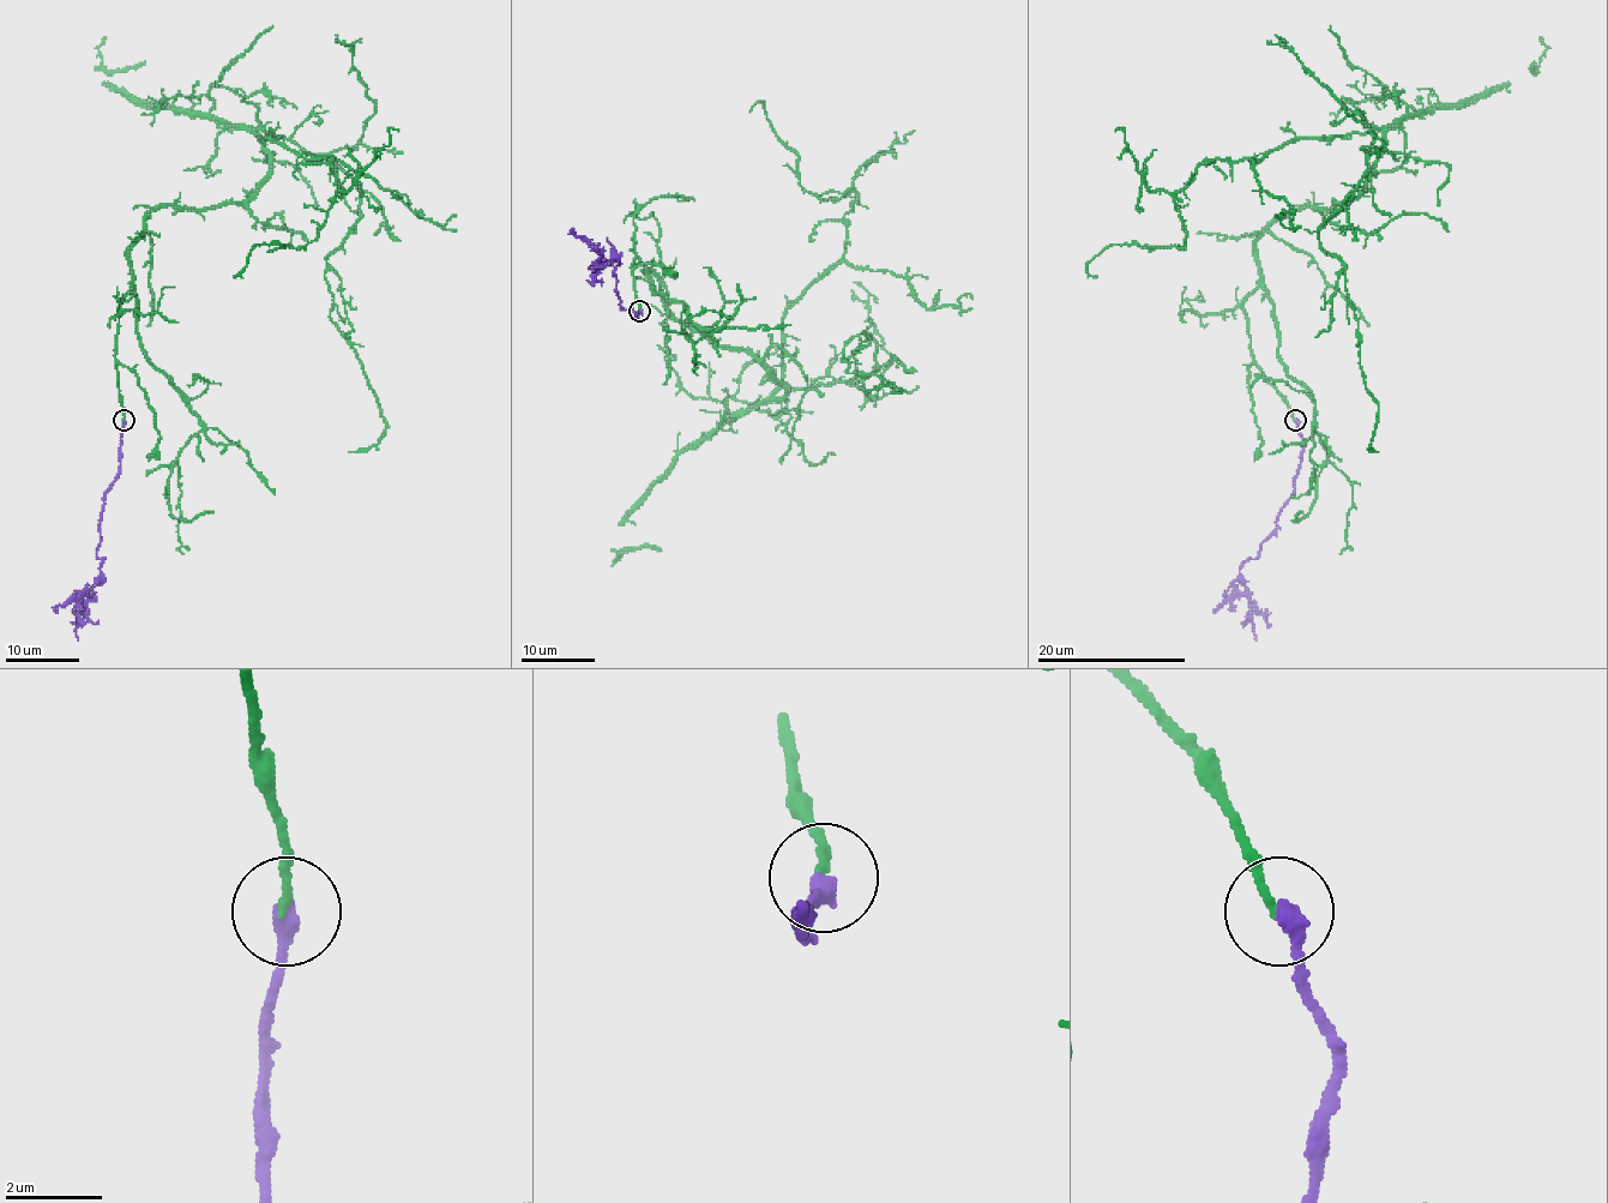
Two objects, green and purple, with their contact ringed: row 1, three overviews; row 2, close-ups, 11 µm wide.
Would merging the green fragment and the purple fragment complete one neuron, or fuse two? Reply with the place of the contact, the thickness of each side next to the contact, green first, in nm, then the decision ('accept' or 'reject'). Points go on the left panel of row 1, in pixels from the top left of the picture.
at (124, 420); 160 nm thick on the green side, 400 nm on the other; accept

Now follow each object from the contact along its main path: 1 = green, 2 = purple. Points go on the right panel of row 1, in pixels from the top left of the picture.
1: (1295, 420), (1252, 353), (1256, 246), (1304, 206), (1348, 203), (1378, 130), (1319, 232), (1378, 451)
2: (1295, 420), (1304, 443), (1295, 492), (1259, 553), (1239, 570), (1252, 607), (1256, 641)

